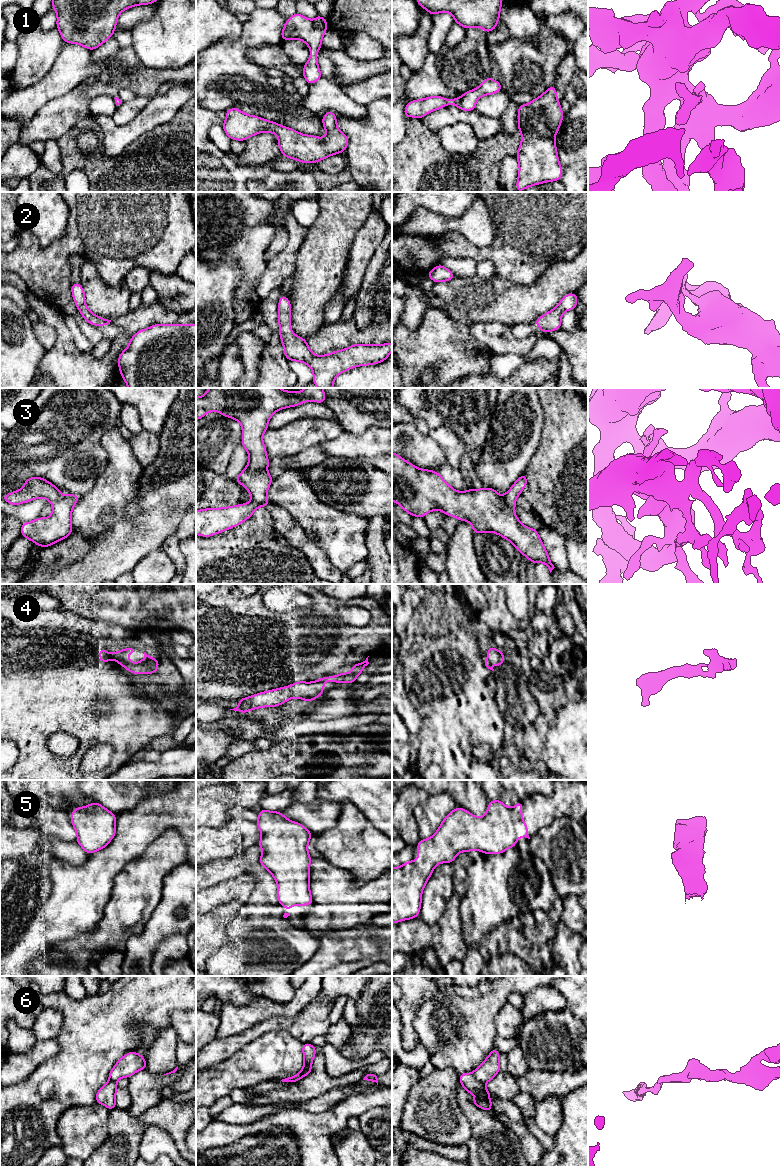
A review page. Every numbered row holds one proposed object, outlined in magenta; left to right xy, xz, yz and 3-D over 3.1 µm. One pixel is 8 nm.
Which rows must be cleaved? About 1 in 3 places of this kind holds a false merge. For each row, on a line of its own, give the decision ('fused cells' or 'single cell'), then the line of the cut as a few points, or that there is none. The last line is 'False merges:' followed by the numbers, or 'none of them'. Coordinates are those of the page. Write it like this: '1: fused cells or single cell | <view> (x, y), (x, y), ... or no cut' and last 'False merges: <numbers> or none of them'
1: single cell | no cut
2: single cell | no cut
3: single cell | no cut
4: single cell | no cut
5: single cell | no cut
6: fused cells | xz (311, 1062), (305, 1068), (302, 1076)
False merges: 6

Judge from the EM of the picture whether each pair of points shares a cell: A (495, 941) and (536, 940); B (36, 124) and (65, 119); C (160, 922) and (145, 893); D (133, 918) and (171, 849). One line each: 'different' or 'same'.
A: same
B: same
C: different
D: same

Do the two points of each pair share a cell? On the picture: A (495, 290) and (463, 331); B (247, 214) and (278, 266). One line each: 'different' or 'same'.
A: different
B: same

